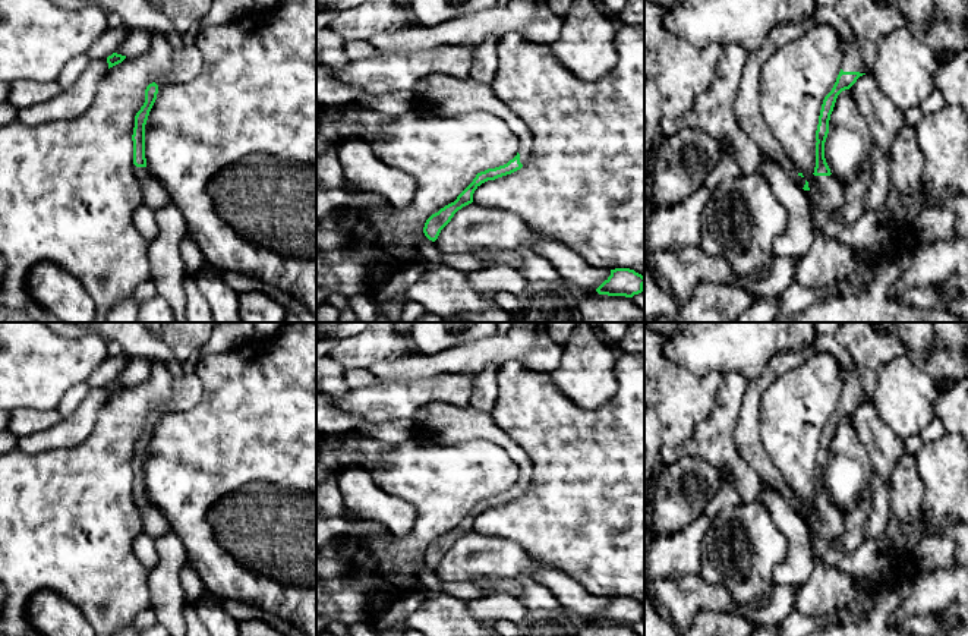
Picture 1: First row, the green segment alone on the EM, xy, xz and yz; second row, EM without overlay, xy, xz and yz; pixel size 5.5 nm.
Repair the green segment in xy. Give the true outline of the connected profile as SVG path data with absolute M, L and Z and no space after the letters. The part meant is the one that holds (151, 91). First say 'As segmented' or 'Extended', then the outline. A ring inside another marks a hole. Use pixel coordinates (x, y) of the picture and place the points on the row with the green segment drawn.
Extended. M155 82L149 84L145 89L145 103L135 116L135 127L132 135L133 164L136 166L135 169L136 177L142 186L142 198L144 198L142 204L154 211L171 202L164 186L146 169L146 158L145 158L145 125L149 111L157 100L157 94L158 94L158 85Z

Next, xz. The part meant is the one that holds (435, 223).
Extended. M439 75L426 76L423 81L426 88L423 92L416 92L413 110L442 116L483 110L502 119L520 142L518 152L513 160L504 166L477 173L454 202L445 205L426 220L423 233L429 240L435 242L454 214L473 202L473 193L482 183L511 174L527 163L533 138L524 122L496 97L491 85L470 78L458 79Z

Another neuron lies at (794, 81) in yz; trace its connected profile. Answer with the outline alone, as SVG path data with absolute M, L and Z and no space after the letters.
M826 23L810 26L800 38L776 48L769 60L762 67L760 75L760 110L772 135L783 148L786 157L794 167L808 182L810 193L814 188L814 167L816 167L816 130L819 116L824 97L832 91L836 78L841 72L844 51L839 47L839 35Z

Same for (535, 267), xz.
M515 249L521 265L518 271L529 280L529 281L559 281L559 276L556 270L549 264L549 261L536 254L532 249Z

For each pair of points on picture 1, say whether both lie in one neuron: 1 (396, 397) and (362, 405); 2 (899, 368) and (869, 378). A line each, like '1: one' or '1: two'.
1: one
2: two

